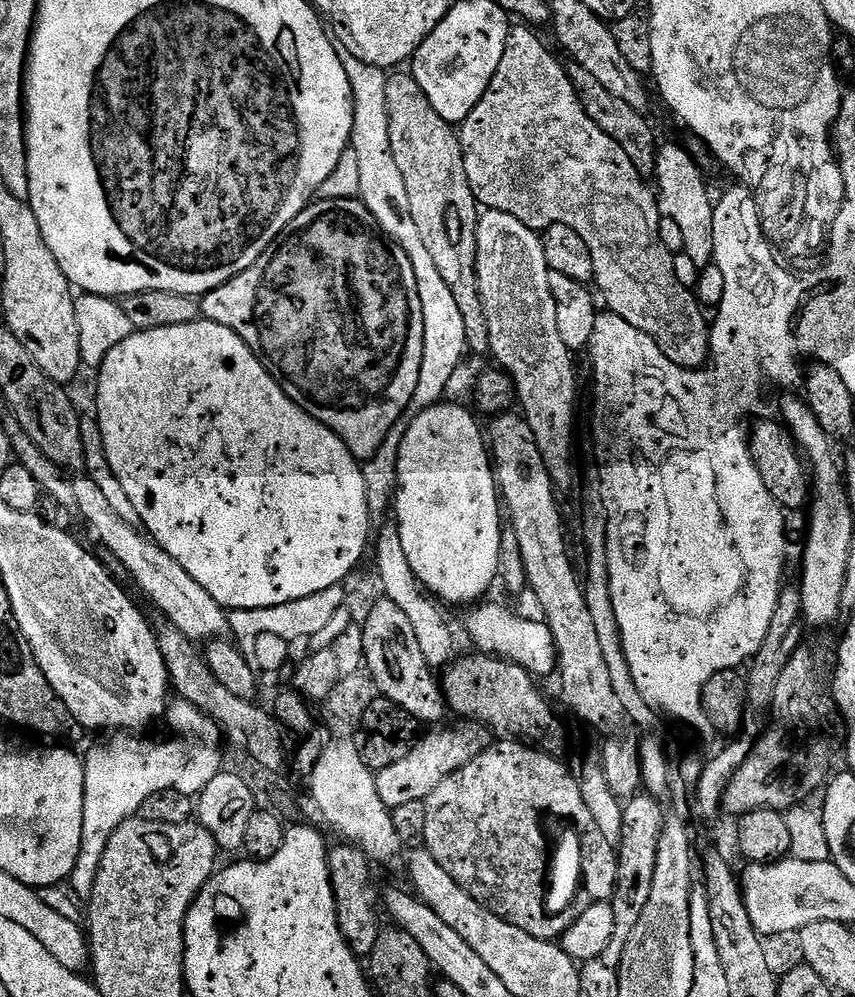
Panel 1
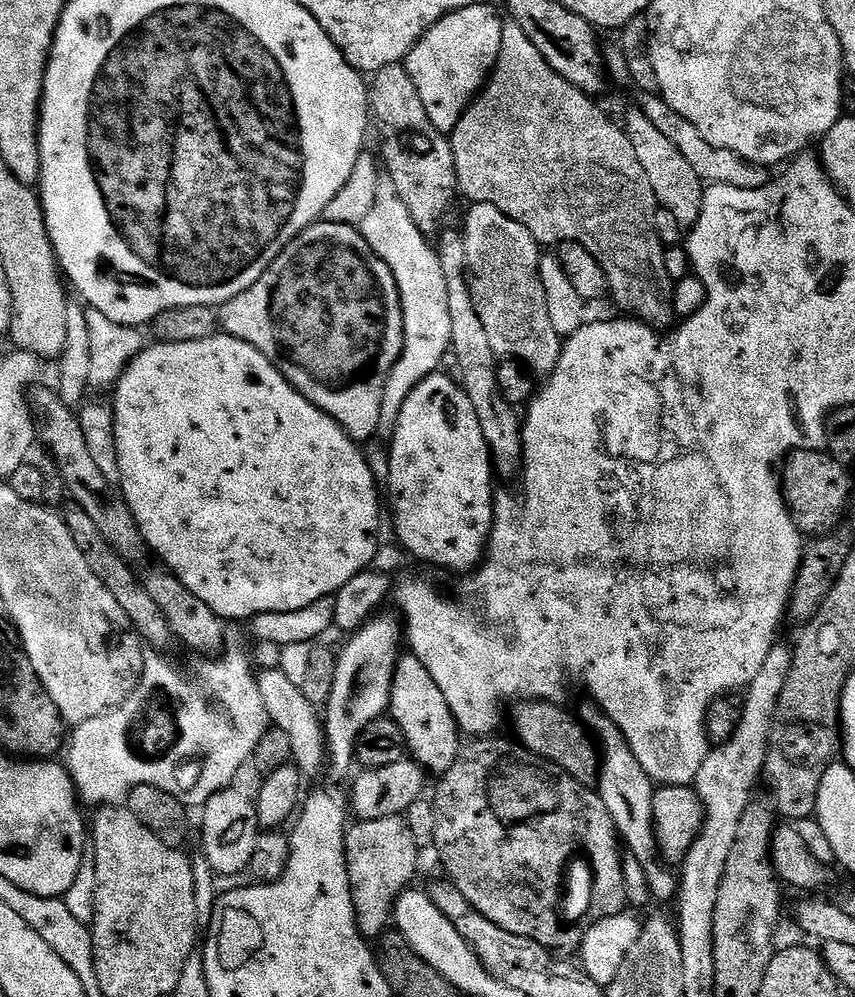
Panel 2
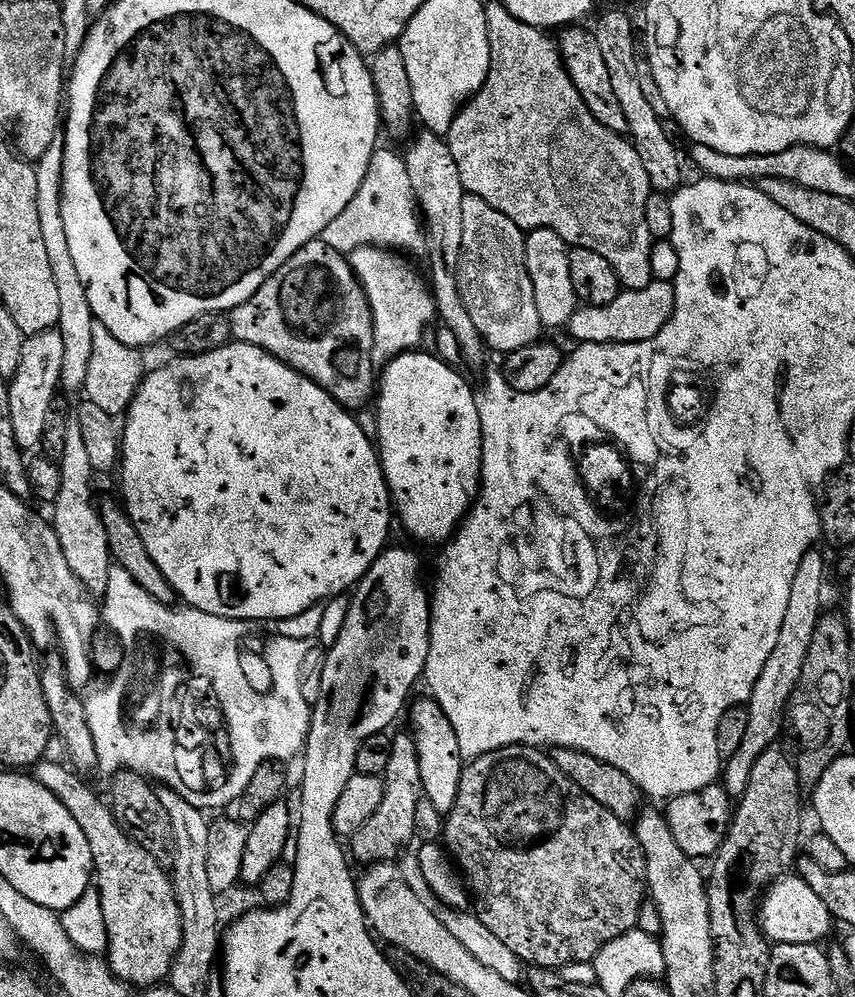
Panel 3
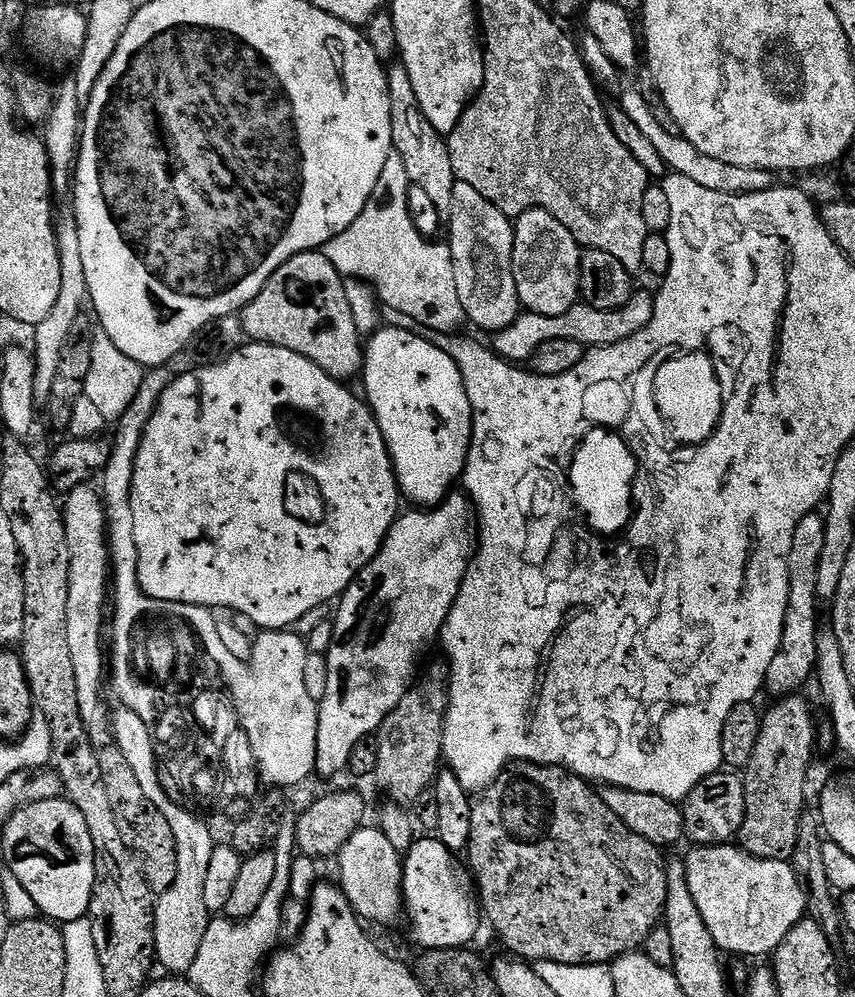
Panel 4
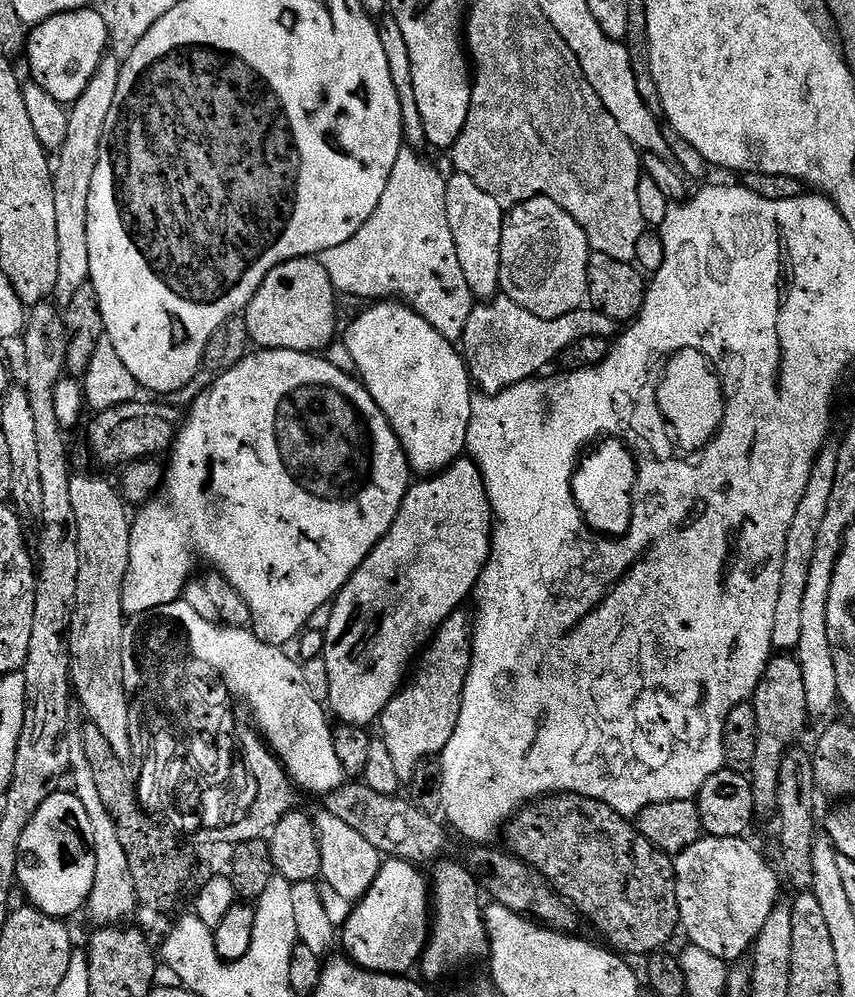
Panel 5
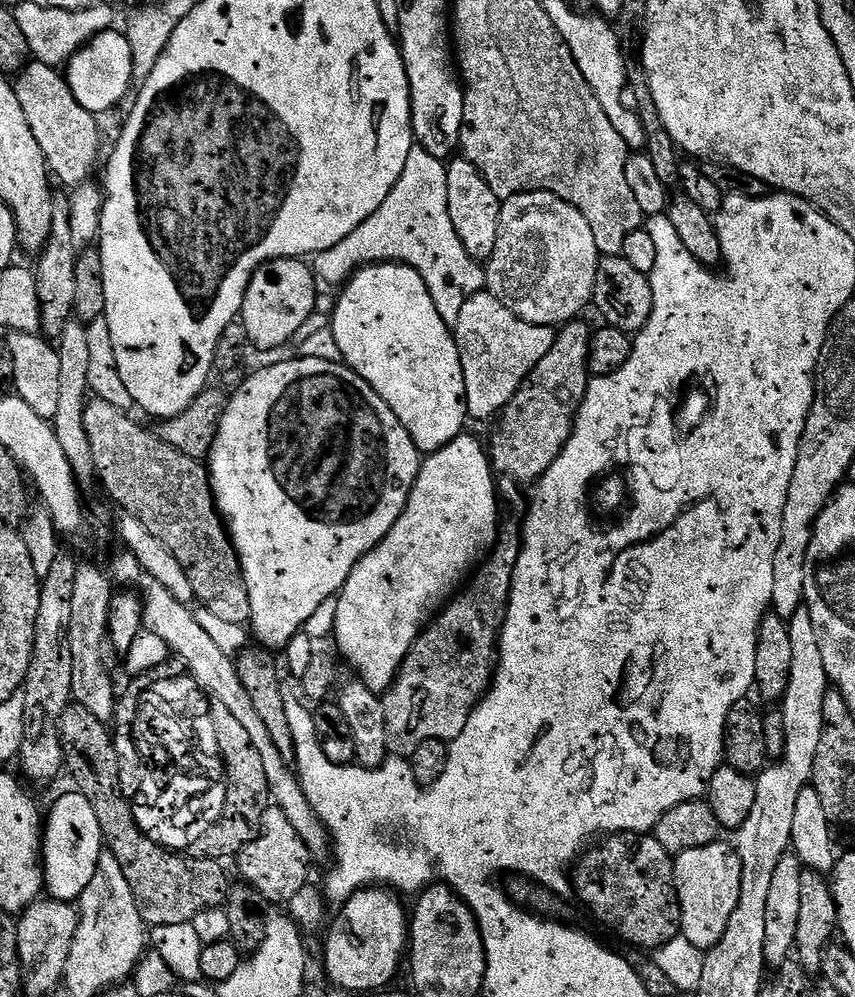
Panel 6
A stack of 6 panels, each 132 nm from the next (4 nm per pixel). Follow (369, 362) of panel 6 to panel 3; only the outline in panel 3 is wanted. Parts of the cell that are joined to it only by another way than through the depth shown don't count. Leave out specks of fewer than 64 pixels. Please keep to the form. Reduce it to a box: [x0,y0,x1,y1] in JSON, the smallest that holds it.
[374,350,482,545]

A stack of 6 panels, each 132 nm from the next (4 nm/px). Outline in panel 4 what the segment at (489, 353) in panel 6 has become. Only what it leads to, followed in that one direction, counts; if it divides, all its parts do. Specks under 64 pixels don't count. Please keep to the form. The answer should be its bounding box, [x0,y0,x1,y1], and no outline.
[494,290,656,362]

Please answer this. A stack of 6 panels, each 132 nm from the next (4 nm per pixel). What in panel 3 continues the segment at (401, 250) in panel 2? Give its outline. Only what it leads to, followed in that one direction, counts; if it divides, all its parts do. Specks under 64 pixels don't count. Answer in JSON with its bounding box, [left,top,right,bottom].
[358,248,438,366]

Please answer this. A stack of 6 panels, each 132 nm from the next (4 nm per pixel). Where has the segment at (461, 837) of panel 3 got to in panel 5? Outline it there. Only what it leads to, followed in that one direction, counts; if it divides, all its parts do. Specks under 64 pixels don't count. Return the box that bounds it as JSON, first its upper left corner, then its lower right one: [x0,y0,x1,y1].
[502,792,680,957]

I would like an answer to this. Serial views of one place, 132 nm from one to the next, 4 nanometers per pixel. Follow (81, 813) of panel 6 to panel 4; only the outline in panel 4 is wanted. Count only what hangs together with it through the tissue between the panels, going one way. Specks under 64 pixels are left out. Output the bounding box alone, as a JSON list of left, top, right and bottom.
[2,798,94,925]

